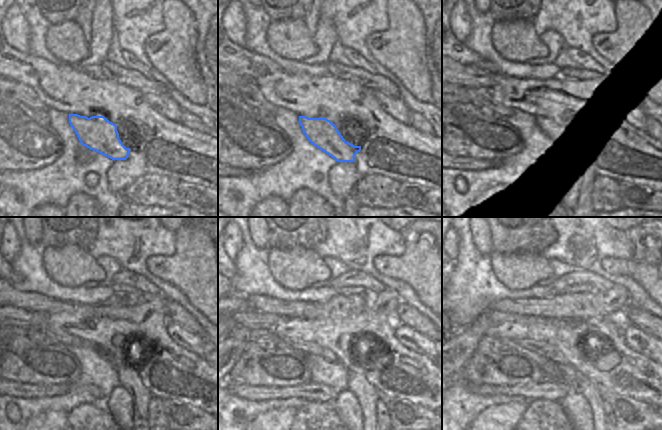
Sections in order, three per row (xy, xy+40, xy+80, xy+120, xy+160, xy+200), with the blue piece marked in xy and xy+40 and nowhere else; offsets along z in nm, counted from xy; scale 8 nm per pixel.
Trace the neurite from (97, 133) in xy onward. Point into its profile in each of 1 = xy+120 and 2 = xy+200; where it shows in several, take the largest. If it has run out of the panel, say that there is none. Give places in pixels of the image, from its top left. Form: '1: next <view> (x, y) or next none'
1: next xy+120 (128, 379)
2: next xy+200 (586, 387)

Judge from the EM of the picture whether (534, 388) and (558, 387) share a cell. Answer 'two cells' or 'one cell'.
one cell

